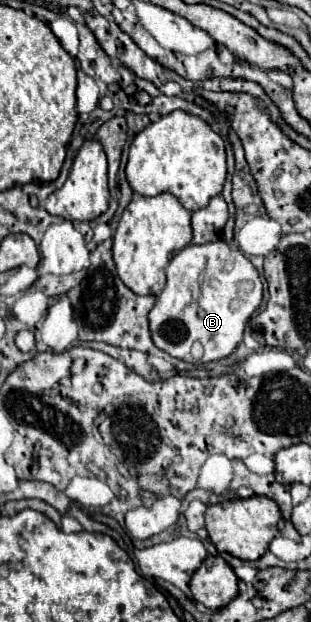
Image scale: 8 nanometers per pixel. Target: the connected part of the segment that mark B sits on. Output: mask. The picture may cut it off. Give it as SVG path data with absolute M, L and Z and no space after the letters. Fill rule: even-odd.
M224 240L208 244L190 244L170 260L170 264L166 266L166 276L168 276L166 288L158 294L158 300L148 314L154 344L160 350L168 352L170 356L176 356L192 364L198 362L192 360L190 354L194 342L200 342L204 346L204 356L200 358L200 362L210 362L232 354L236 346L242 342L246 322L262 302L262 282L252 262L240 250L230 248Z

